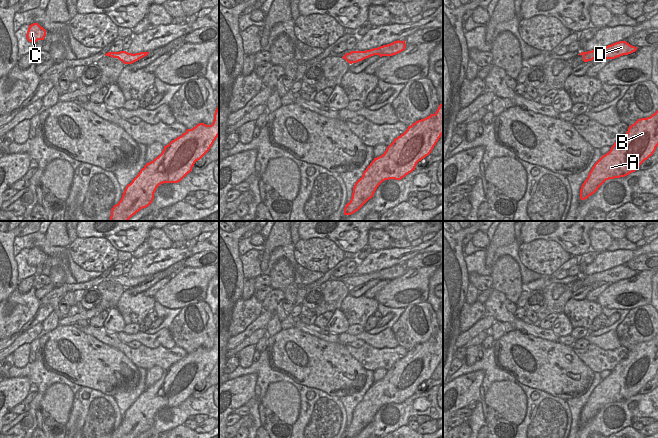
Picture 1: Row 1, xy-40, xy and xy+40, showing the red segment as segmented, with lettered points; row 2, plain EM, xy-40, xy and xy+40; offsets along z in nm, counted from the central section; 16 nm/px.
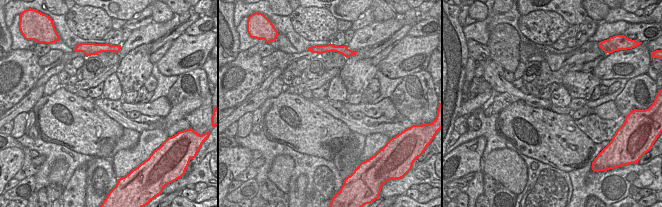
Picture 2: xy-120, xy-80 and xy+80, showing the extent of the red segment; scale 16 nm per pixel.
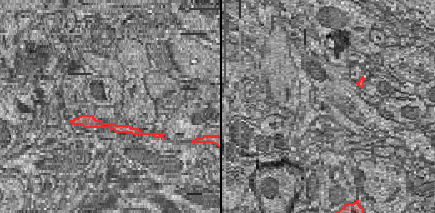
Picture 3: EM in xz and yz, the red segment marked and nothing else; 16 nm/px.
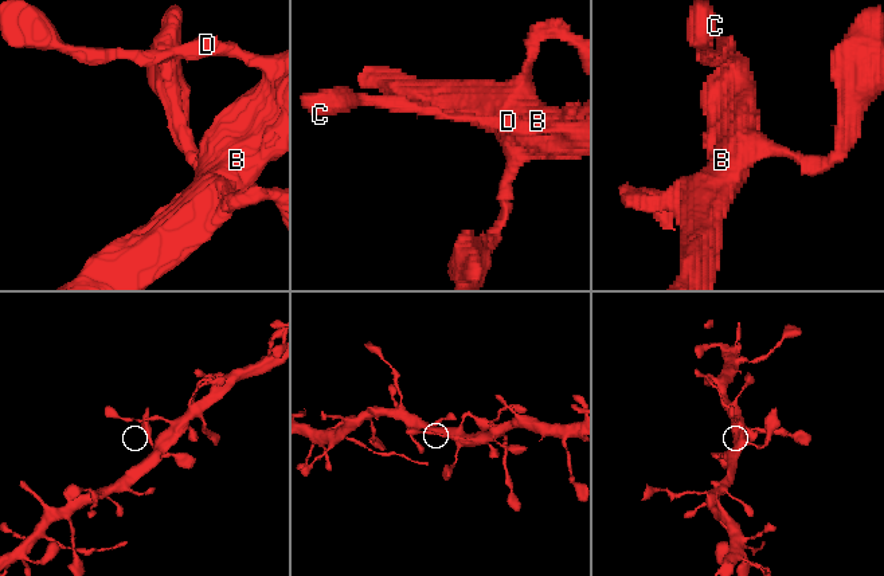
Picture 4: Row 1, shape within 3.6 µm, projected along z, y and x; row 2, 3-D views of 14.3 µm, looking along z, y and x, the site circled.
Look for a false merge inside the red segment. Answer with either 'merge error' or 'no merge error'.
no merge error

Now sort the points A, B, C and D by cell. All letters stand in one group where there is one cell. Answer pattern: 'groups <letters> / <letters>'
groups A B C D

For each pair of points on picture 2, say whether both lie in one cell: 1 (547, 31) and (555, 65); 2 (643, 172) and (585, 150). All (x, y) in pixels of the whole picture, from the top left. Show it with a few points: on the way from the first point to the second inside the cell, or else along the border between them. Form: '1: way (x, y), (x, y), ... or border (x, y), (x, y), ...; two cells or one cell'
1: border (532, 41), (547, 45); two cells
2: border (595, 143), (589, 160), (576, 169); two cells

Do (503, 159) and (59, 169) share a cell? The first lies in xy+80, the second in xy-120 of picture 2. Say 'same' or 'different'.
same

